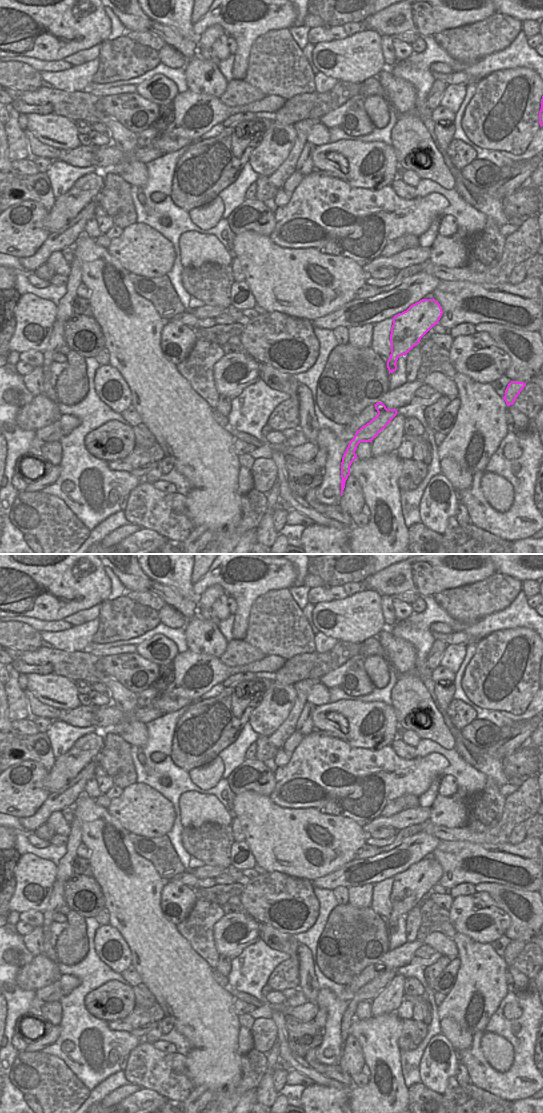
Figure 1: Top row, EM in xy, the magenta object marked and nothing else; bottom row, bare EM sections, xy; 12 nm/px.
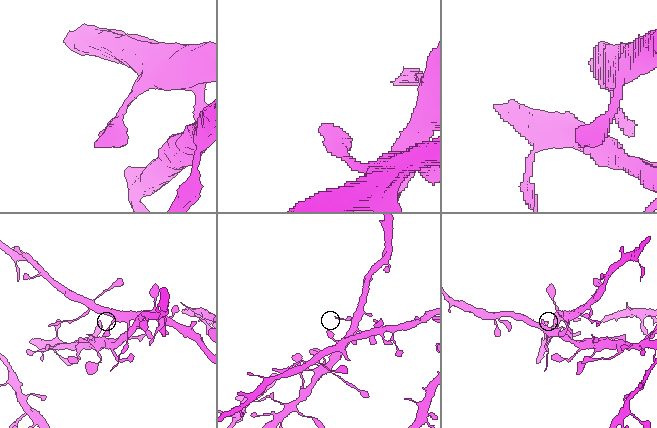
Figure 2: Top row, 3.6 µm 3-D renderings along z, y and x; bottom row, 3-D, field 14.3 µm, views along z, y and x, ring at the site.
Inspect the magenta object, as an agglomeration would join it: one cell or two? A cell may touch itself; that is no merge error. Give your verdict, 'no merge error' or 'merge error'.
merge error

